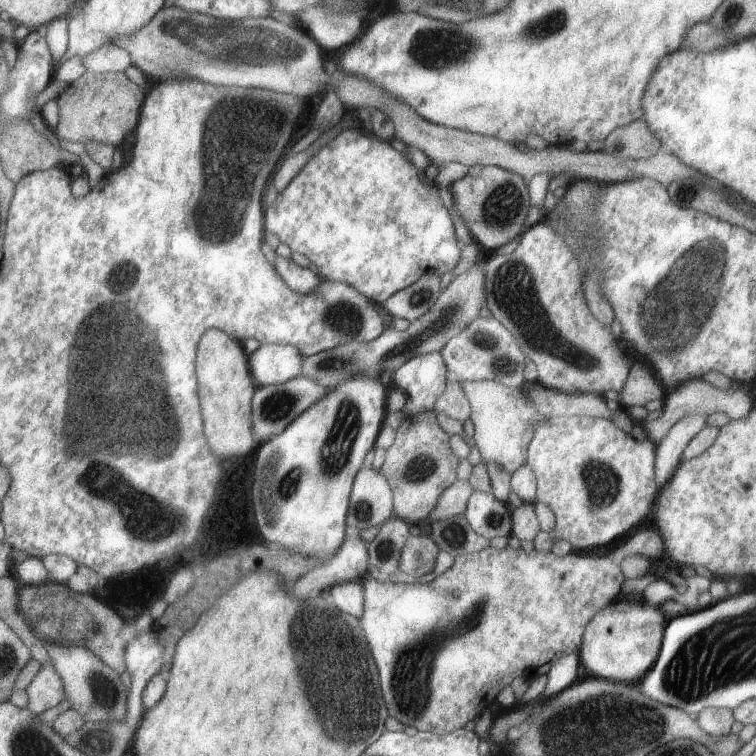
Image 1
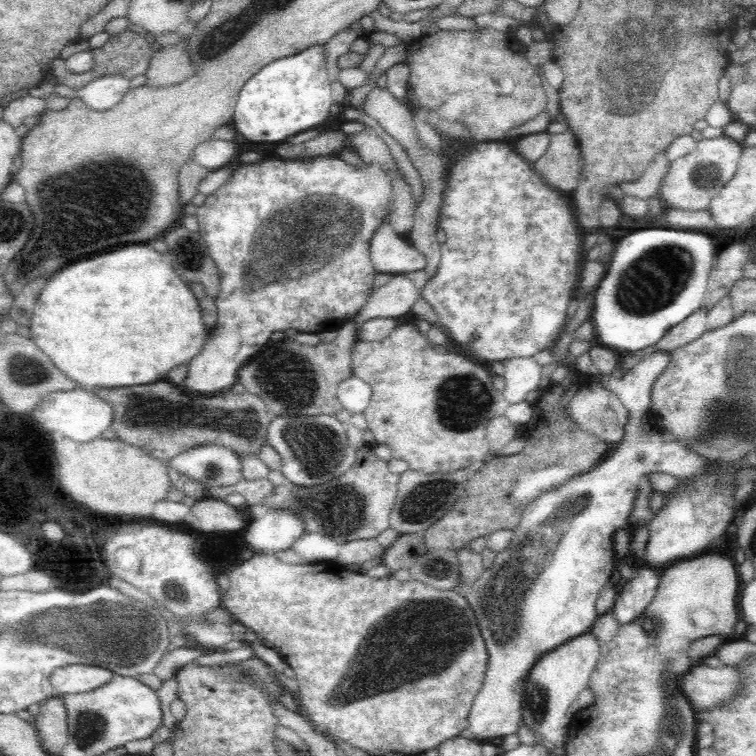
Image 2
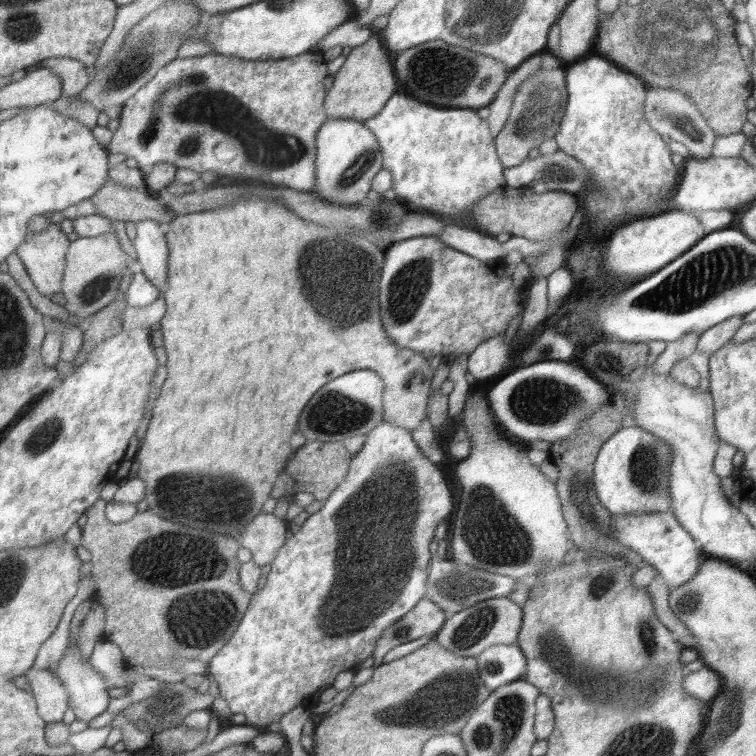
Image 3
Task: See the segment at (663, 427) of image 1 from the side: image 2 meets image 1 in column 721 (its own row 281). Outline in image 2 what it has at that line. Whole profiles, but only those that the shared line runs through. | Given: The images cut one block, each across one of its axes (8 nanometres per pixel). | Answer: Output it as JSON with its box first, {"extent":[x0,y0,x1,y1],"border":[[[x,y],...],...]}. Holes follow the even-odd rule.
{"extent":[352,275,419,325],"border":[[[394,275],[388,283],[371,292],[362,310],[352,320],[360,325],[376,318],[405,317],[419,297],[419,290],[412,280],[406,275]]]}

